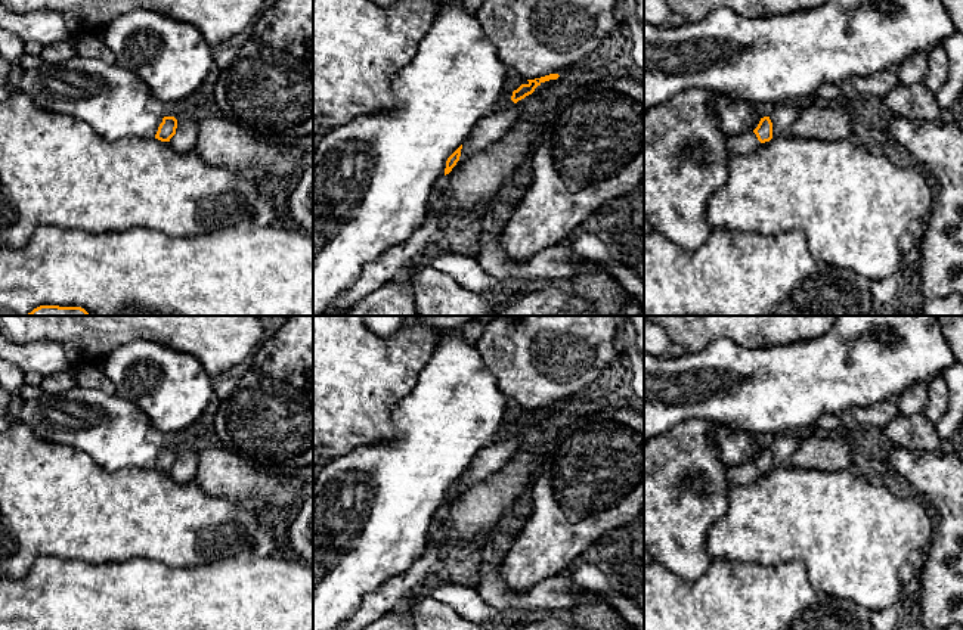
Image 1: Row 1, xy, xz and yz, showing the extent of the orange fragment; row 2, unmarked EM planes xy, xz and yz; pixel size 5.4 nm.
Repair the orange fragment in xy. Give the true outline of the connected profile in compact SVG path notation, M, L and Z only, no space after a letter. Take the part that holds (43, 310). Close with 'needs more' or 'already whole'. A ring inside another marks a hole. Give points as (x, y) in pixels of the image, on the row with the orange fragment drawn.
M40 305L27 316L90 316L81 307Z | already whole

